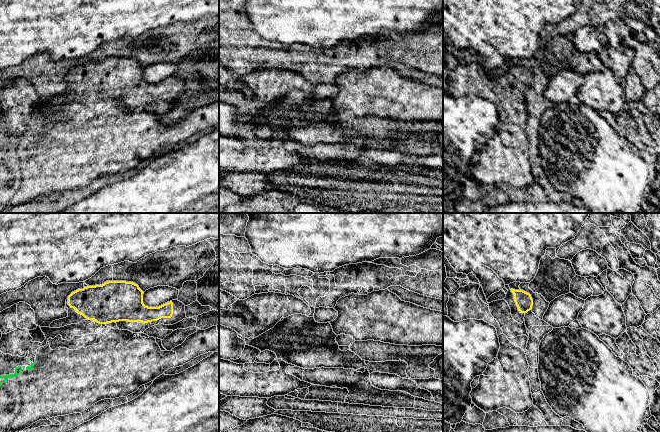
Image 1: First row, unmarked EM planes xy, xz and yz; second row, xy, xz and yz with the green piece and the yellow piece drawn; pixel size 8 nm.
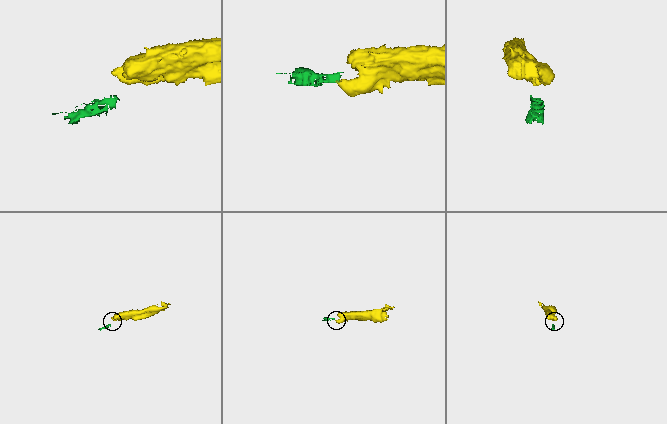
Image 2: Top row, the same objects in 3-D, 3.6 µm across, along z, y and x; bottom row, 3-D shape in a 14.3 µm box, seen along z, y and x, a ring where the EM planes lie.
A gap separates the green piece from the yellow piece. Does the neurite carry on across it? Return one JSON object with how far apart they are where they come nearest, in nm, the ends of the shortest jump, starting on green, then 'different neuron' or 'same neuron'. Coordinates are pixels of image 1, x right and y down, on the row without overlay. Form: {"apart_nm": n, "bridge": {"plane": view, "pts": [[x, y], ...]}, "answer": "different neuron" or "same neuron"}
{"apart_nm": 500, "bridge": {"plane": "xy", "pts": [[35, 135], [78, 89]]}, "answer": "same neuron"}

